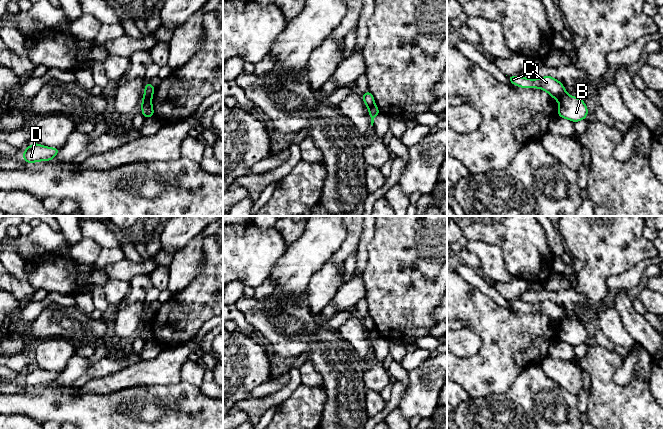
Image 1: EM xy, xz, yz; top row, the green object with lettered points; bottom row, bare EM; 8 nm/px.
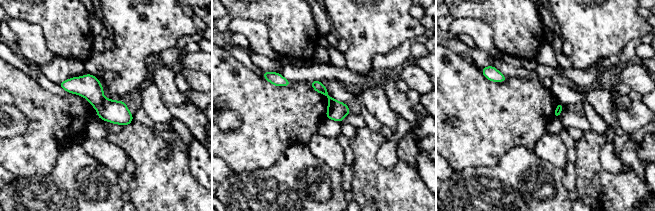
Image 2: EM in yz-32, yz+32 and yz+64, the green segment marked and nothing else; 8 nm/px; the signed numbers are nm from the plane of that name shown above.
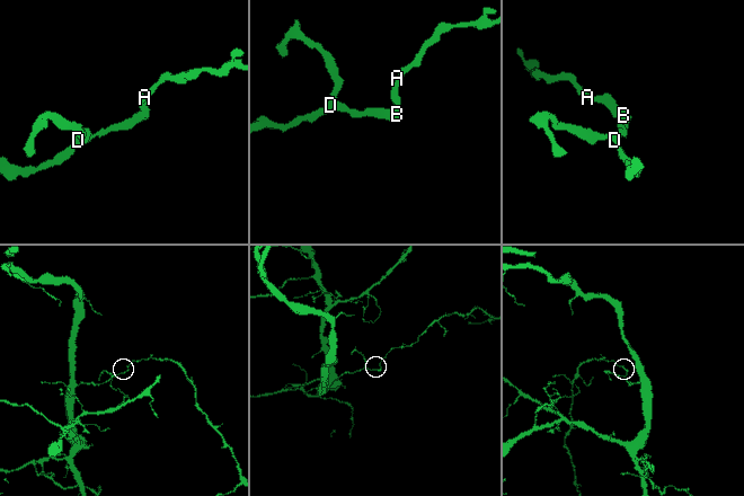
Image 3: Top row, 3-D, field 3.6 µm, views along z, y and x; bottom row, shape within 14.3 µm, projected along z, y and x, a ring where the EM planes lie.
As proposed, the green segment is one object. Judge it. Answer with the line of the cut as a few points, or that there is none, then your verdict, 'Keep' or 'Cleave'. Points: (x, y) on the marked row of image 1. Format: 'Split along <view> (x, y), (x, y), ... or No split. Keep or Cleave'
Split along xy (151, 95), (142, 101). Cleave

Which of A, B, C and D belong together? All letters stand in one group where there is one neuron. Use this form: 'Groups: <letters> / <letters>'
Groups: A C / B D

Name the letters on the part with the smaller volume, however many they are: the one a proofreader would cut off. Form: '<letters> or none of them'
A, C

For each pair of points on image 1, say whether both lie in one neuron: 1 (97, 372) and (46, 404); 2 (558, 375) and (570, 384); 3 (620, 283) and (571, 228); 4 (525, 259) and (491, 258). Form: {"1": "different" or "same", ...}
{"1": "different", "2": "same", "3": "different", "4": "different"}

